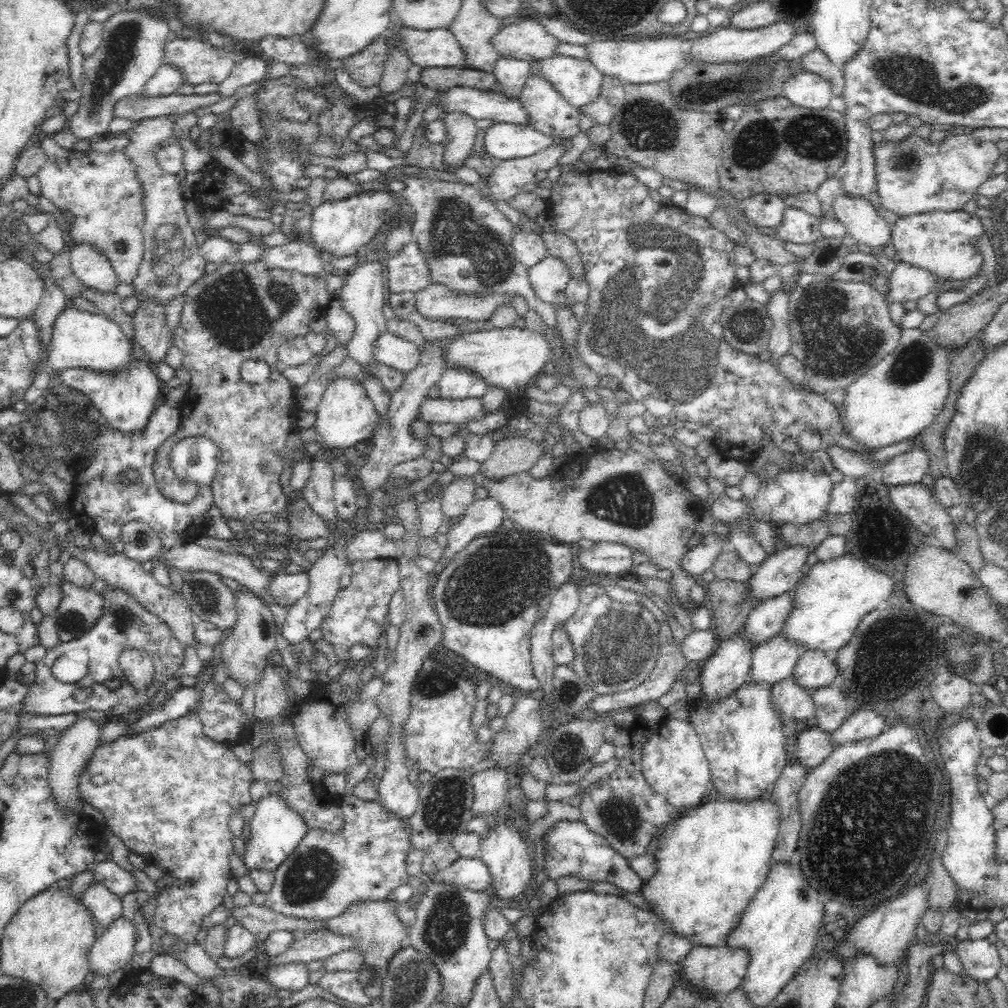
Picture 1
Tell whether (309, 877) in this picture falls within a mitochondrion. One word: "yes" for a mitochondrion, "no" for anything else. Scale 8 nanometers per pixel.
yes

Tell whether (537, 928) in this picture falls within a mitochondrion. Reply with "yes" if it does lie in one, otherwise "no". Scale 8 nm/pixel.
no

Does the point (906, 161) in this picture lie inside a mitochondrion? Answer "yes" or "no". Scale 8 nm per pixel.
yes

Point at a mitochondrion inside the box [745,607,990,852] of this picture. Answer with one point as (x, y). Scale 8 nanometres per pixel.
(879, 640)

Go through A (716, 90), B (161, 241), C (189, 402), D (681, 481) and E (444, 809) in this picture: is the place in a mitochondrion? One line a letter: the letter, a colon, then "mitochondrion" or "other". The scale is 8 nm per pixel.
A: mitochondrion
B: mitochondrion
C: other
D: other
E: mitochondrion

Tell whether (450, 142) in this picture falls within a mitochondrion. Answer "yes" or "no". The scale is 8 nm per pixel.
no

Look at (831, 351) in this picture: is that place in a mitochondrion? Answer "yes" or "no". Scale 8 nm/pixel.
yes

